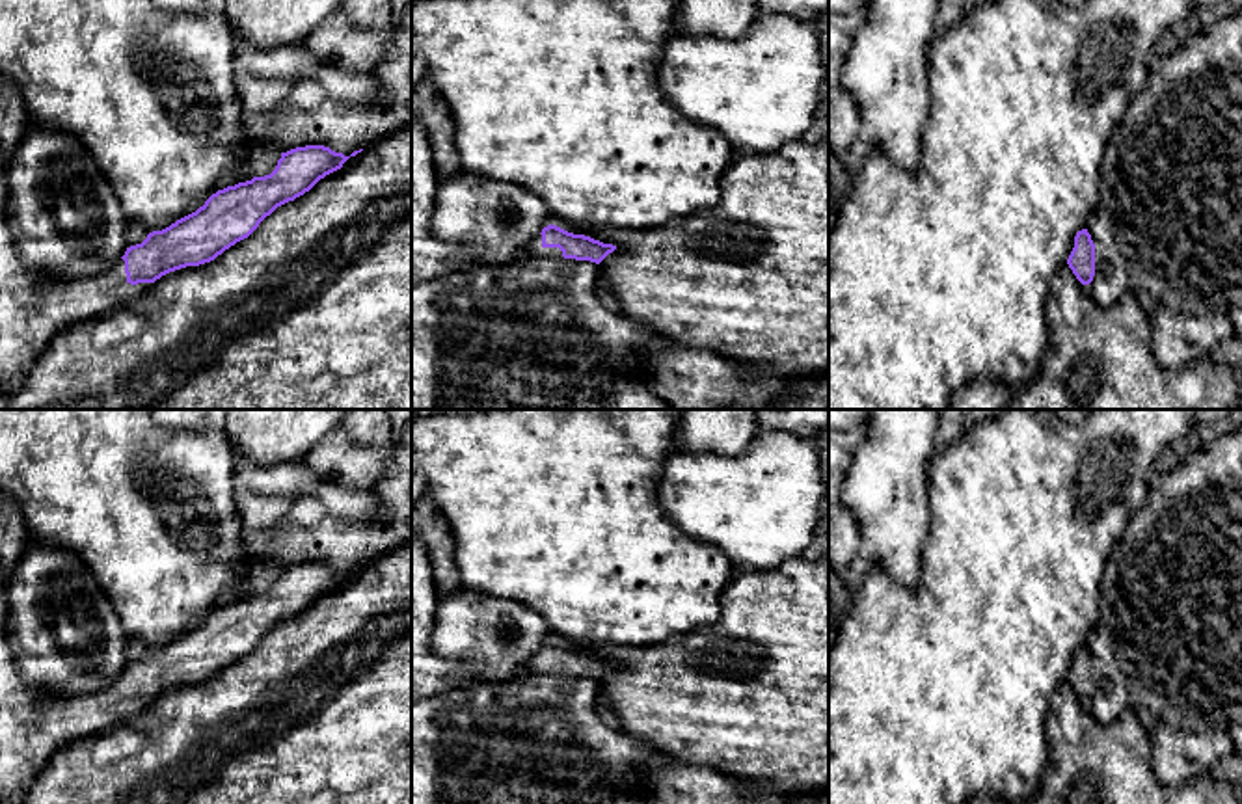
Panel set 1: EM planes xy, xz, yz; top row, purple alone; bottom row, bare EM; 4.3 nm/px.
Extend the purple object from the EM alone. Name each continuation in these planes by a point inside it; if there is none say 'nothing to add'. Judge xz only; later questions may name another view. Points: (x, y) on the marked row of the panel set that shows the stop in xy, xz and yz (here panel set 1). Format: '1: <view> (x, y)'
1: xz (542, 254)

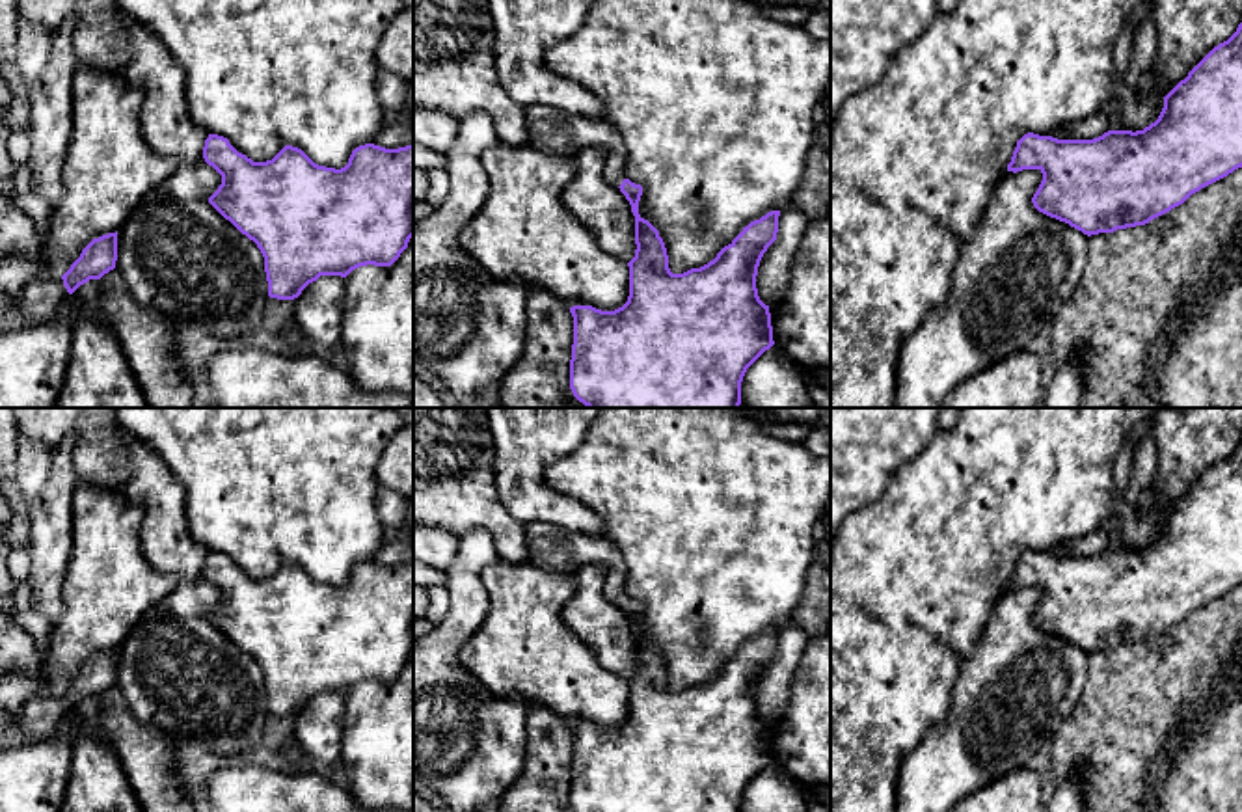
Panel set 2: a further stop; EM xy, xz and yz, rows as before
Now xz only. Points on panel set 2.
1: xz (553, 133)

